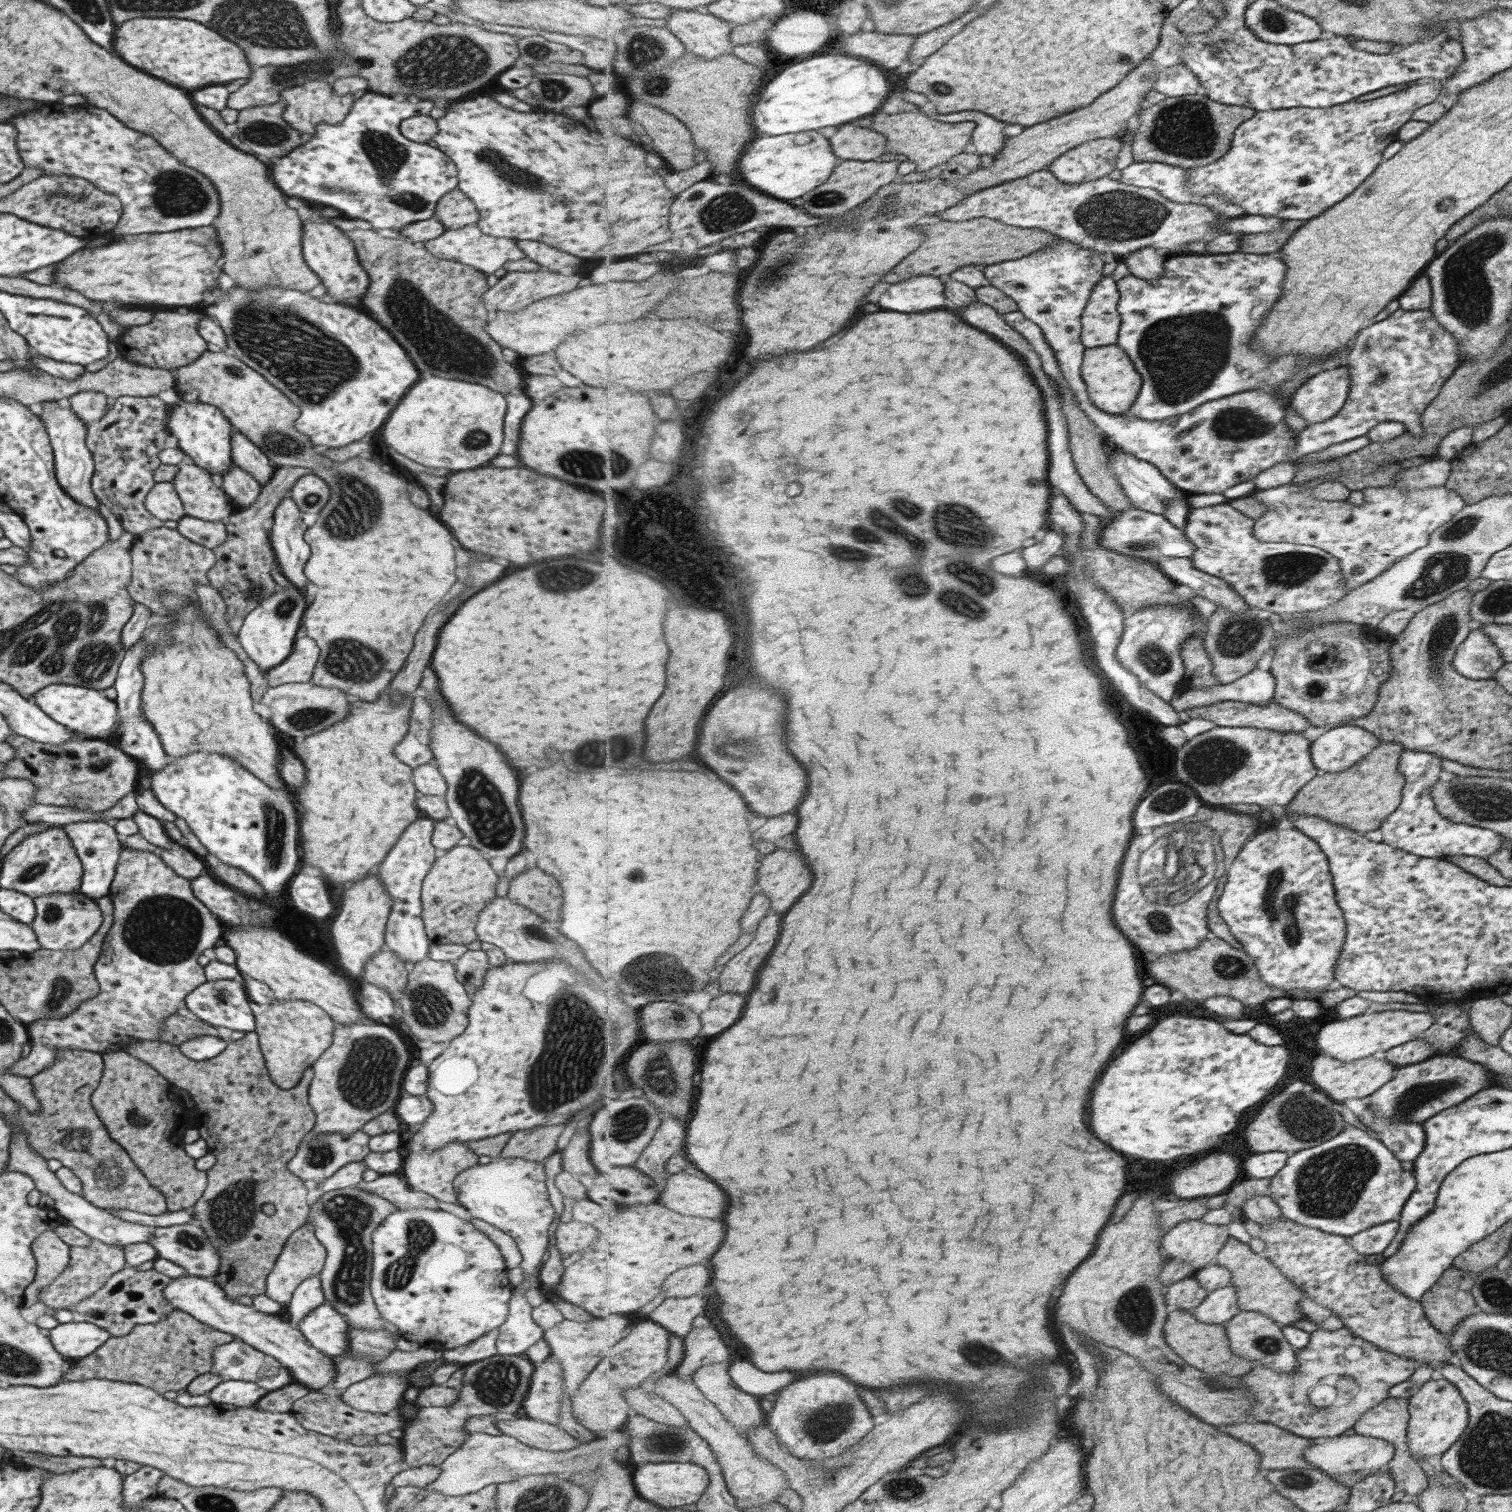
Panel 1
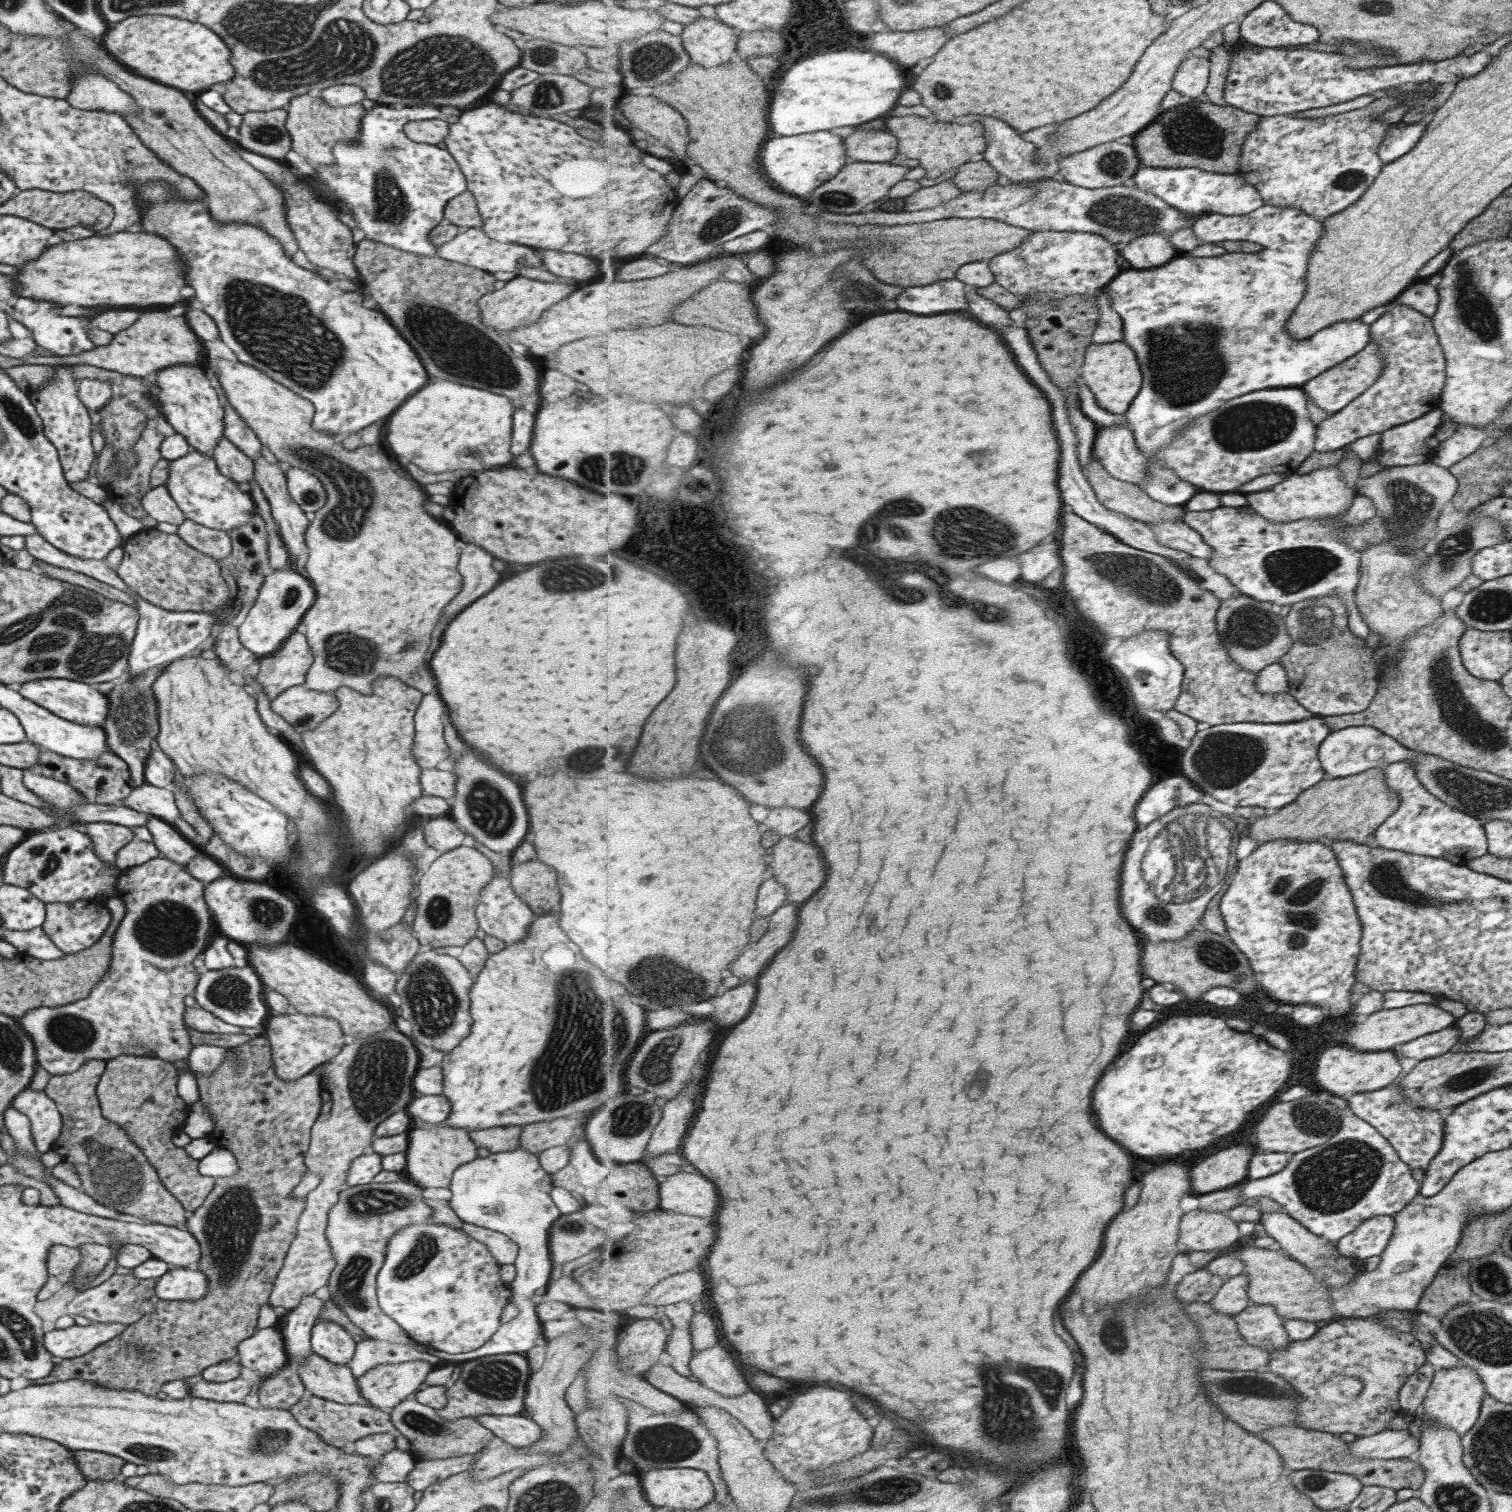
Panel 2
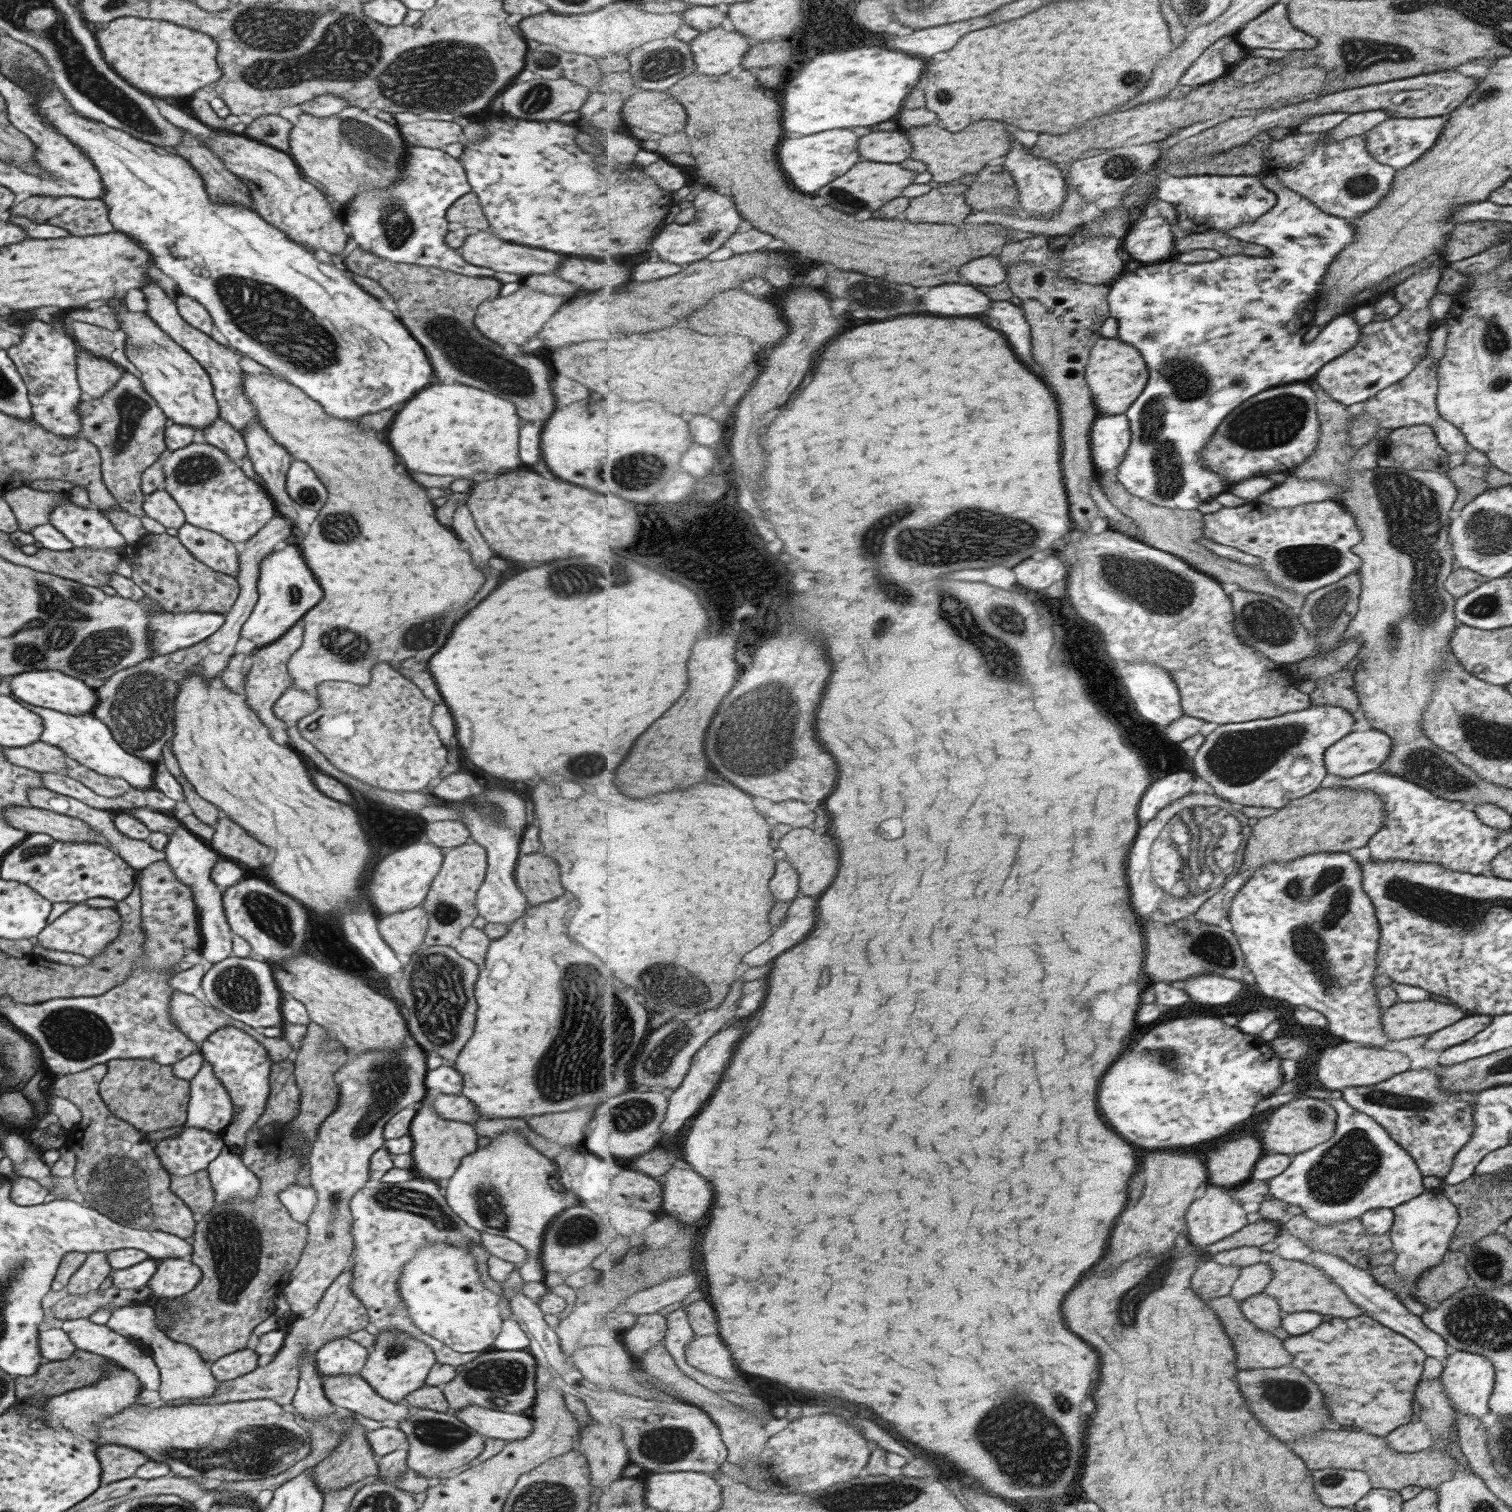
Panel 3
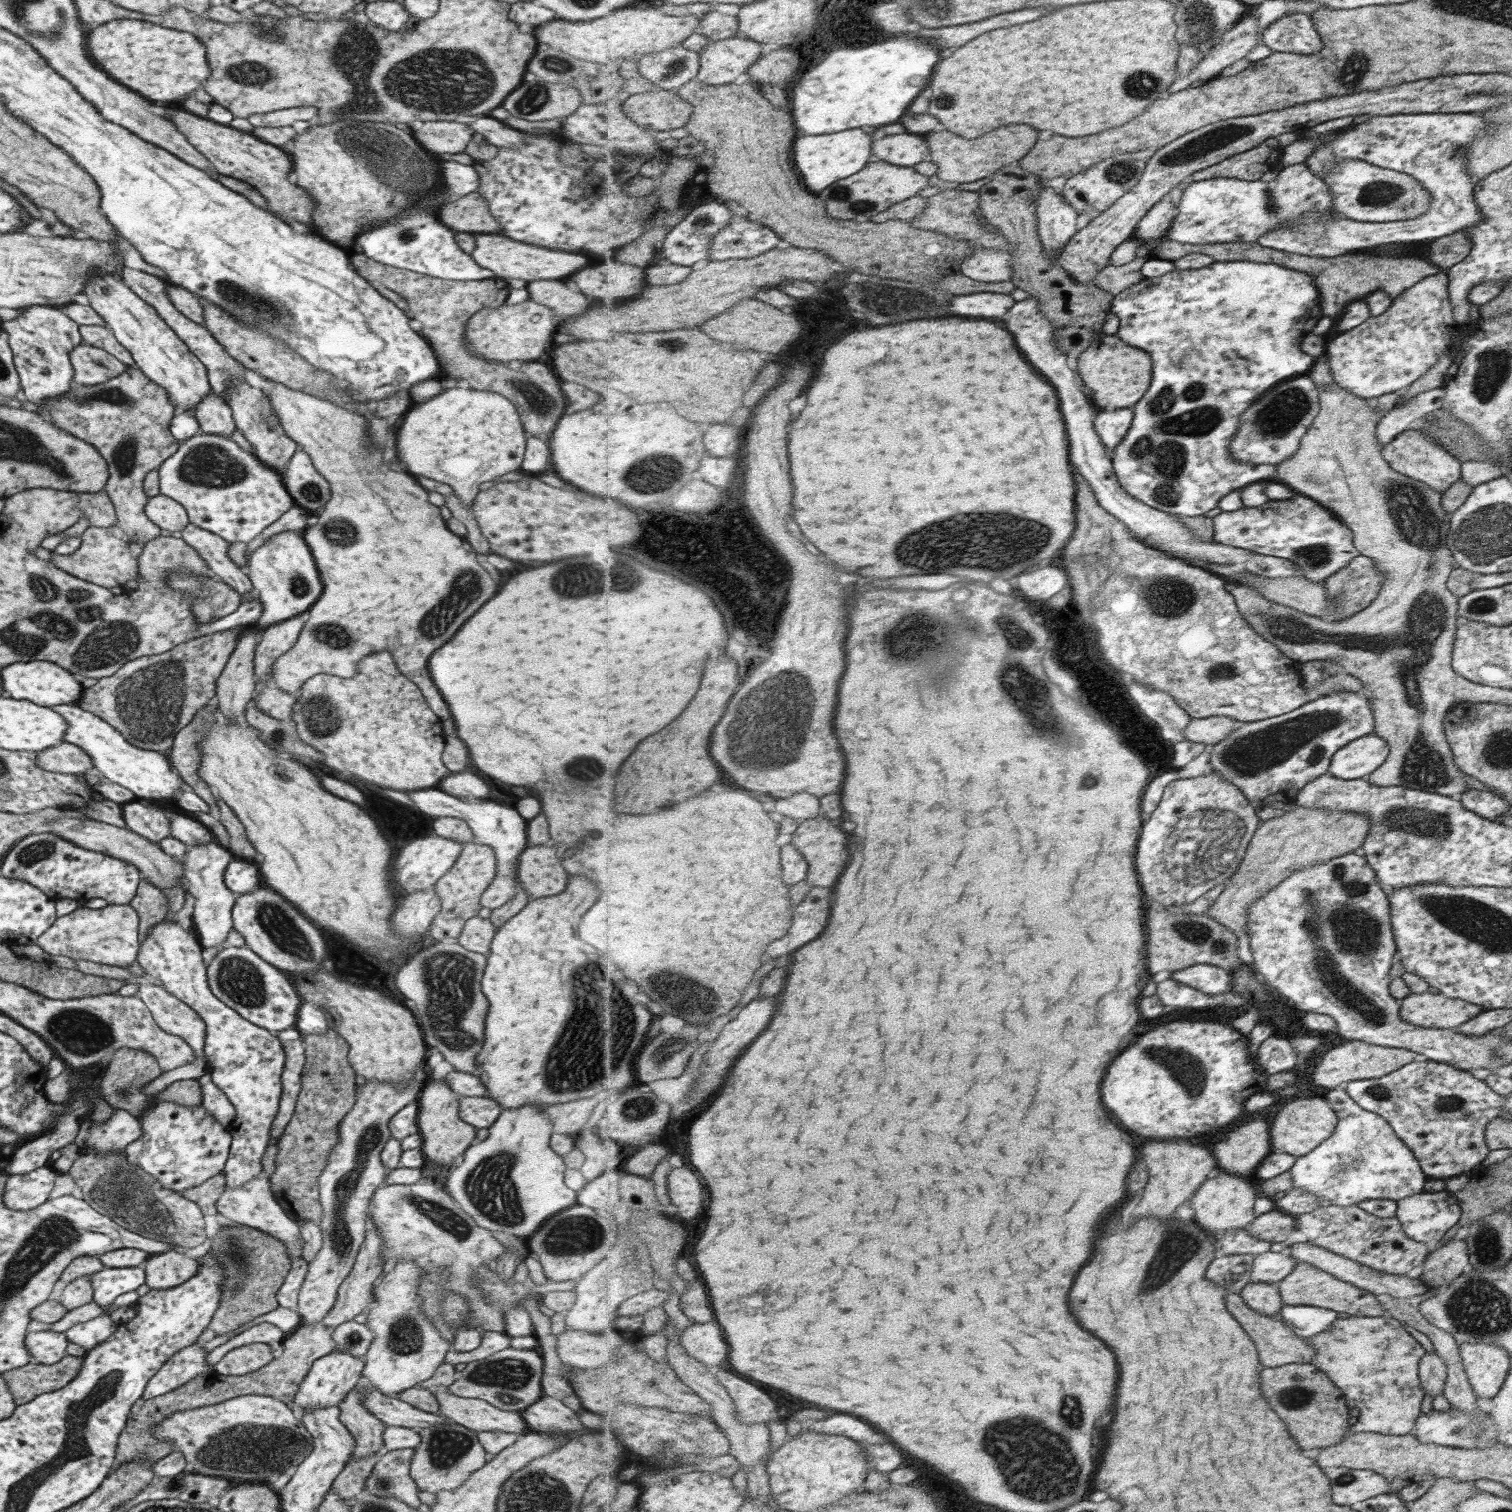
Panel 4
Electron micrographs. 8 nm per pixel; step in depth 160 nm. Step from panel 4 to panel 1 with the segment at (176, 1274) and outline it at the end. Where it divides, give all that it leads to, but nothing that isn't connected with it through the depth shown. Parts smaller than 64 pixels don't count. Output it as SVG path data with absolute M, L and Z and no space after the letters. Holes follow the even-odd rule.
M185 1275L170 1279L163 1287L162 1295L173 1309L186 1312L194 1316L200 1323L209 1325L209 1328L225 1332L234 1339L241 1340L243 1344L272 1356L279 1361L281 1366L289 1370L294 1382L299 1382L309 1390L317 1391L332 1383L336 1375L335 1359L320 1353L309 1345L297 1328L280 1320L277 1315L265 1314L252 1306L241 1305L235 1300L229 1300L224 1294L223 1288L211 1278Z

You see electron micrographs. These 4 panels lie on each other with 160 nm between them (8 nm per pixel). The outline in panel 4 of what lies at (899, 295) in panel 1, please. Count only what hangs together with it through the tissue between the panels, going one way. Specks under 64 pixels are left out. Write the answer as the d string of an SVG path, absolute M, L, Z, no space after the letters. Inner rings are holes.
M986 290L979 292L979 294L971 294L971 296L955 296L951 310L957 316L1005 318L1007 312L1010 312L1015 304L1013 296Z

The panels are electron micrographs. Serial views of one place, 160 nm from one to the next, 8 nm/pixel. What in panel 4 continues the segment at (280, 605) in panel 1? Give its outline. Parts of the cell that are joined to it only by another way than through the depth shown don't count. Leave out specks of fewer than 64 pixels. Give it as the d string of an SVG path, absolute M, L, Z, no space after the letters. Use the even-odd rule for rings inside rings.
M295 531L279 532L266 538L262 545L251 552L244 569L262 604L262 615L251 624L255 631L299 615L321 594L321 582L311 551L302 535Z

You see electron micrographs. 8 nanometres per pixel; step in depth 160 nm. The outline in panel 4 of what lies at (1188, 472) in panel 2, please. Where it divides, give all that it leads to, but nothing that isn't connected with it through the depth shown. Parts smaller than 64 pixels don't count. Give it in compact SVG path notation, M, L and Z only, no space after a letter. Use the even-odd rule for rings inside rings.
M1308 376L1295 377L1270 388L1242 414L1240 431L1231 445L1234 459L1272 467L1288 459L1298 450L1301 436L1318 413L1318 408L1317 389Z

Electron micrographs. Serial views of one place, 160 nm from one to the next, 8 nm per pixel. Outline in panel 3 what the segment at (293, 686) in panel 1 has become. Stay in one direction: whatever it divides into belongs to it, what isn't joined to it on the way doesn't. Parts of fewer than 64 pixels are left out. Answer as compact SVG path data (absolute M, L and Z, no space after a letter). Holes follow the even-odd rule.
M293 686L285 689L273 703L272 713L285 724L296 724L301 718L309 716L318 705L317 697L312 692L305 692Z

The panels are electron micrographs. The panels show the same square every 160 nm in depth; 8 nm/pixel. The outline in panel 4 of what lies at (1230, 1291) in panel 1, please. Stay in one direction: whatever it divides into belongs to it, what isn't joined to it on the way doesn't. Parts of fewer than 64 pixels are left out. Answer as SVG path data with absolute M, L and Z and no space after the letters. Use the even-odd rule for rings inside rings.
M1267 1251L1258 1256L1253 1264L1253 1275L1250 1283L1277 1283L1289 1275L1295 1268L1296 1260L1290 1256L1283 1256L1278 1252Z

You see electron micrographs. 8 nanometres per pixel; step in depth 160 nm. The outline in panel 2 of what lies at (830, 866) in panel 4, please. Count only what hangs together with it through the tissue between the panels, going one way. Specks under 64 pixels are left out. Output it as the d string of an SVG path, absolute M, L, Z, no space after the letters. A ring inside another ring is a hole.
M794 835L782 837L772 848L773 877L784 884L788 890L787 904L793 902L807 902L827 880L827 864L823 858L823 852L817 844L807 844L801 842Z

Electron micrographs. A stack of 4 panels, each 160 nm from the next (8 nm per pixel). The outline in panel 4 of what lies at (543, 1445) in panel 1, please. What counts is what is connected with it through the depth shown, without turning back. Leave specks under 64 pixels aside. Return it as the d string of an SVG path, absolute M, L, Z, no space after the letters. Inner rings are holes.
M448 1388L433 1394L438 1402L437 1414L475 1432L501 1431L521 1434L526 1430L519 1412L499 1410L484 1400L451 1394Z

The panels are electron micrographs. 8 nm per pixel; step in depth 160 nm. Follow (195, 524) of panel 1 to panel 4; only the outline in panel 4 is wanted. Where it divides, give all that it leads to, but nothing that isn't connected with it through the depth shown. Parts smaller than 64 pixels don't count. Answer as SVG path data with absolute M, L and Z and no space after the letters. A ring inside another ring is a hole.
M187 523L180 531L181 540L188 544L205 561L207 568L216 578L241 594L254 591L245 569L228 557L228 544L220 536L207 532L194 524Z

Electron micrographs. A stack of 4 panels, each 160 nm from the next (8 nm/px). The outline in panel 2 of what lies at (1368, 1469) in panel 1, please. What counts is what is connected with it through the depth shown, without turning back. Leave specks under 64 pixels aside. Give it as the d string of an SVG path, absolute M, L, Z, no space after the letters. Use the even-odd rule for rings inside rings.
M1386 1428L1377 1434L1371 1436L1356 1437L1353 1442L1349 1442L1350 1453L1359 1459L1396 1459L1405 1457L1414 1457L1418 1449L1418 1442L1411 1436L1409 1431L1396 1431Z

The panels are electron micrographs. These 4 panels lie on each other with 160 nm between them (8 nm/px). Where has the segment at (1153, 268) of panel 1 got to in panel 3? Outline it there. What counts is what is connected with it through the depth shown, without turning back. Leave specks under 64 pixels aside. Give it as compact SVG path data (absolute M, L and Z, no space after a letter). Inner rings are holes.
M1156 216L1142 218L1123 235L1126 252L1145 265L1157 265L1176 259L1176 248L1171 223L1167 218Z

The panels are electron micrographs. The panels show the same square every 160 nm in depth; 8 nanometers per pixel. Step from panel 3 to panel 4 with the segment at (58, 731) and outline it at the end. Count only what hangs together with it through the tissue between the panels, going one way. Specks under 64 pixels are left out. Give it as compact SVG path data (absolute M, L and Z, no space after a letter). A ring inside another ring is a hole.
M58 704L52 709L67 722L67 731L61 742L73 744L79 750L83 750L91 758L93 767L101 772L103 779L123 786L135 796L135 799L173 799L175 793L181 791L181 787L186 786L167 761L167 754L141 750L141 748L127 744L121 734L109 724L91 715L90 712L85 712L76 704Z

